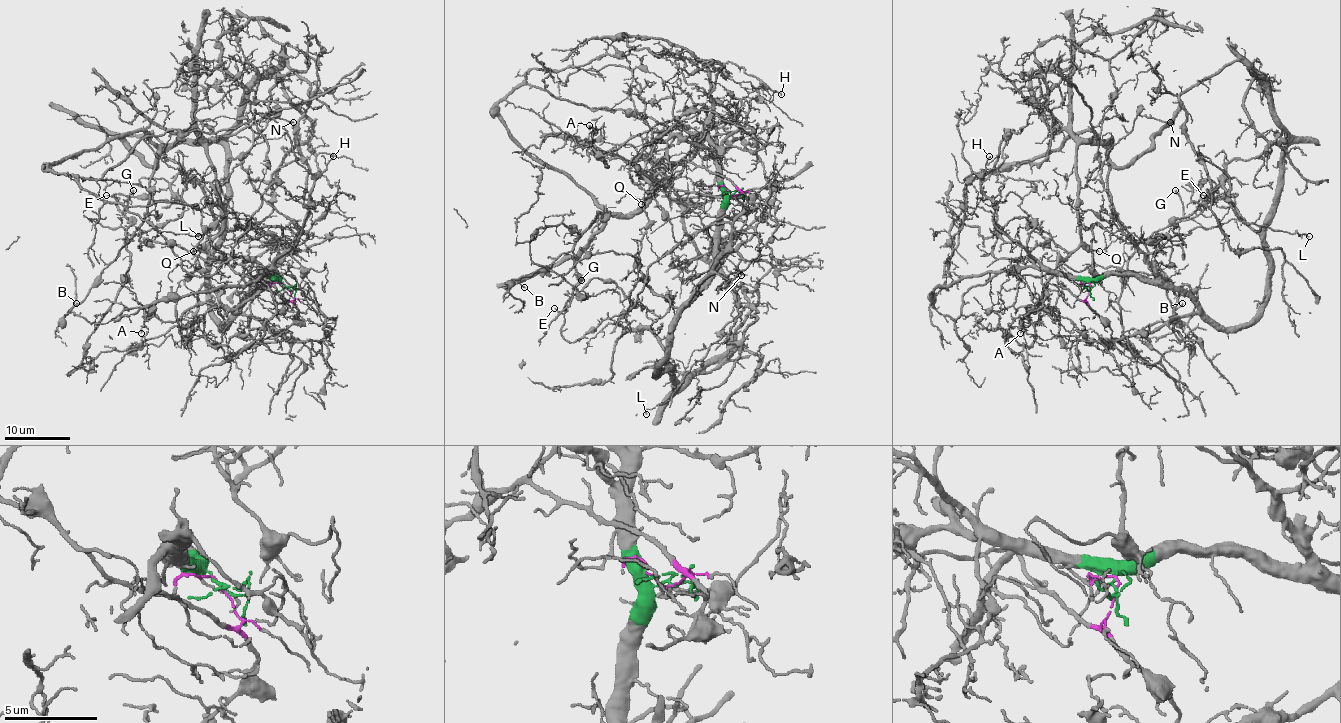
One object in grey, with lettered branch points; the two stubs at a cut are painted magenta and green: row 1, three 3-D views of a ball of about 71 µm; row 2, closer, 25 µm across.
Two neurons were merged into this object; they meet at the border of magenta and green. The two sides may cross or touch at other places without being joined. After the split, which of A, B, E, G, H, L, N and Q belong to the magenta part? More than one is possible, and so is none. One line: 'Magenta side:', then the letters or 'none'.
Magenta side: B, E, G, Q

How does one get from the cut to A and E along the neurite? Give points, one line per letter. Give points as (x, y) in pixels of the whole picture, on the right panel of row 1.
A: (1090, 286), (1055, 274), (1031, 307), (1052, 307), (1052, 322), (1034, 309), (1020, 333)
E: (1090, 286), (1080, 300), (1054, 274), (1080, 242), (1080, 144), (1109, 143), (1107, 198), (1138, 242), (1203, 195)

